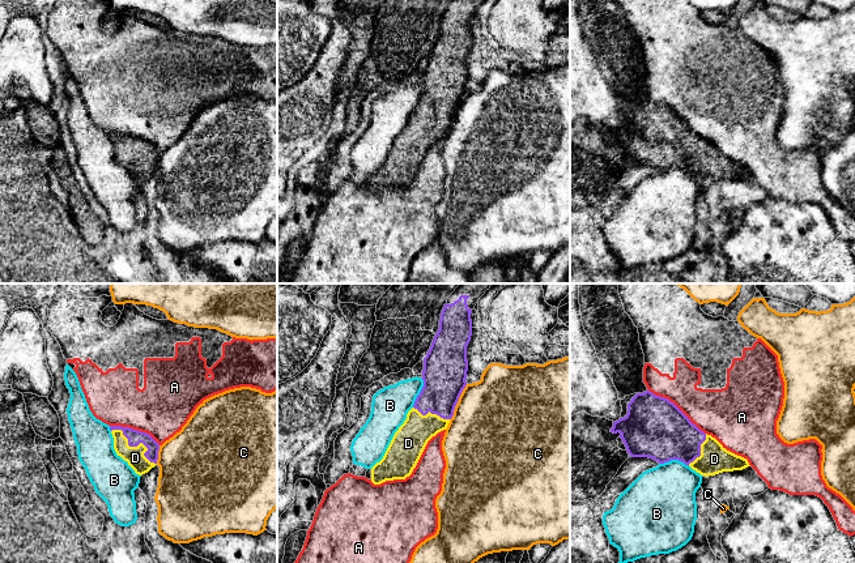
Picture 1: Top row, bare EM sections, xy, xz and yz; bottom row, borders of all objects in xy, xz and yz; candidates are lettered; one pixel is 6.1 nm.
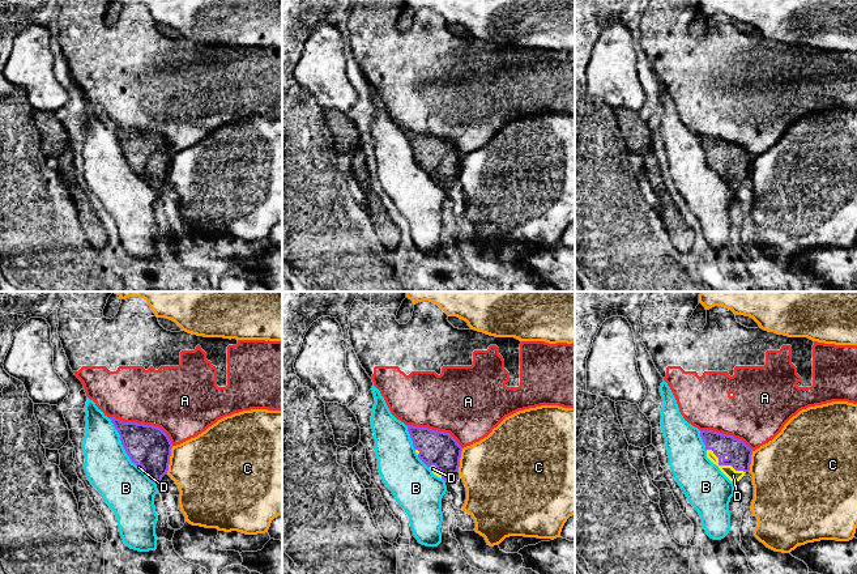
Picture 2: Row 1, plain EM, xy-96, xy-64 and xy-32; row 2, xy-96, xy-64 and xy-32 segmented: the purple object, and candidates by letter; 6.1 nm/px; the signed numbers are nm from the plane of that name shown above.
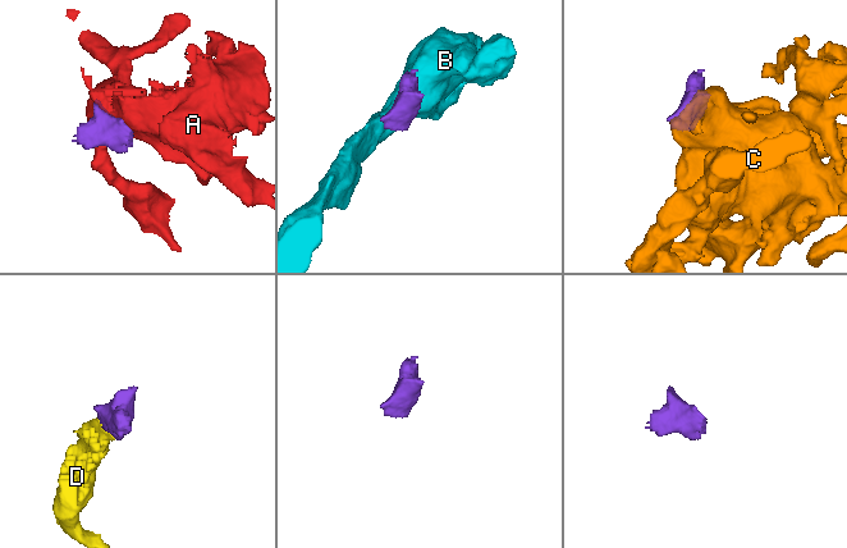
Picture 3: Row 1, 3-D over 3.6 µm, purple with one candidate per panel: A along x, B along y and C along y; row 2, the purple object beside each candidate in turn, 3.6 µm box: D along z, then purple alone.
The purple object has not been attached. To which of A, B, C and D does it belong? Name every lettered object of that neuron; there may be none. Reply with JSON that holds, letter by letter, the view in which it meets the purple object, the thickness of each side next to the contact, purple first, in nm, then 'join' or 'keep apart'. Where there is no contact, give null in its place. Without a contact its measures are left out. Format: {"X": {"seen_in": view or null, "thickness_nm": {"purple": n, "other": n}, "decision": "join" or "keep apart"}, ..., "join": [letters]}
{"A": {"seen_in": "yz", "thickness_nm": {"purple": 380, "other": 280}, "decision": "keep apart"}, "B": {"seen_in": "yz", "thickness_nm": {"purple": 380, "other": 400}, "decision": "keep apart"}, "C": {"seen_in": "xz", "thickness_nm": {"purple": 280, "other": 500}, "decision": "keep apart"}, "D": {"seen_in": "xy", "thickness_nm": {"purple": 90, "other": 120}, "decision": "join"}, "join": ["D"]}

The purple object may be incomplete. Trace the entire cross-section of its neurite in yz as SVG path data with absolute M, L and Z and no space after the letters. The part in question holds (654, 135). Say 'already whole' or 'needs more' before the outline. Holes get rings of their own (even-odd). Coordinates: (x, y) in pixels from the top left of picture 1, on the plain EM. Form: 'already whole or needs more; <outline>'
needs more; M650 98L631 106L628 121L613 129L611 140L621 141L618 145L631 165L648 165L659 171L679 167L705 184L750 174L746 166L727 158L715 145L701 138L673 110Z

